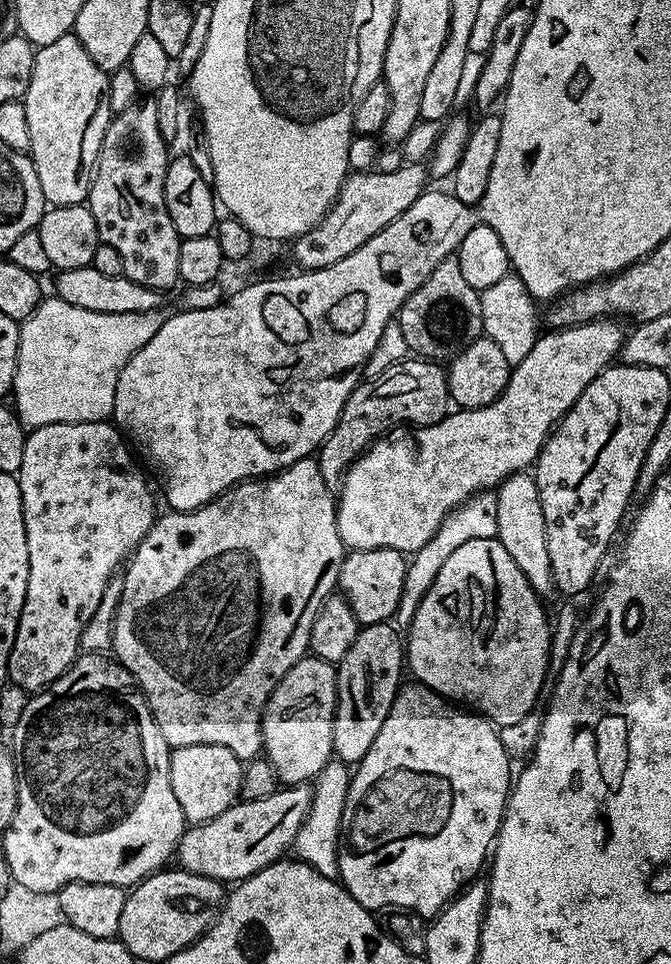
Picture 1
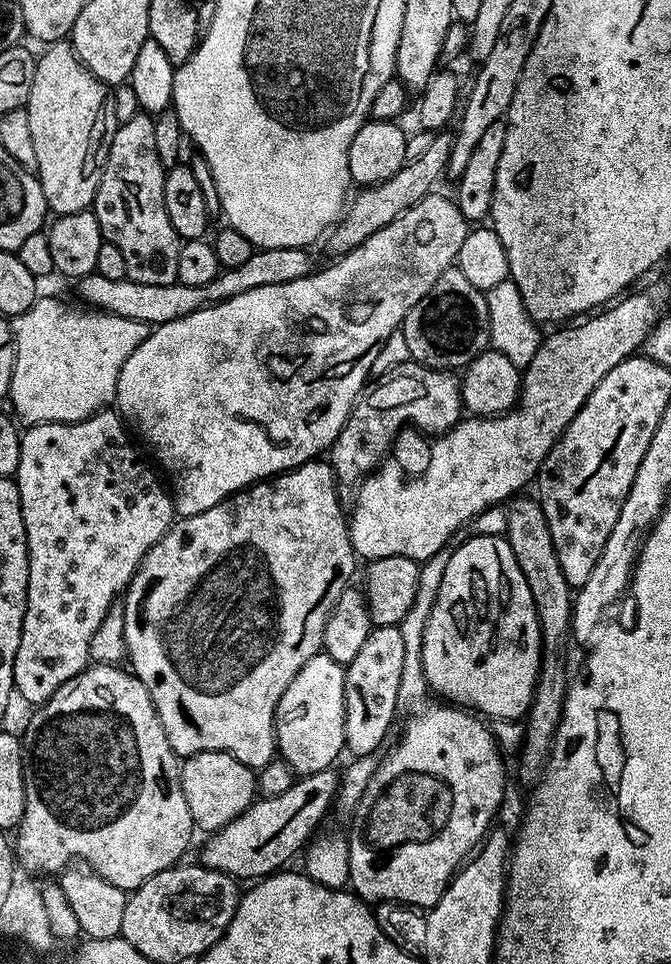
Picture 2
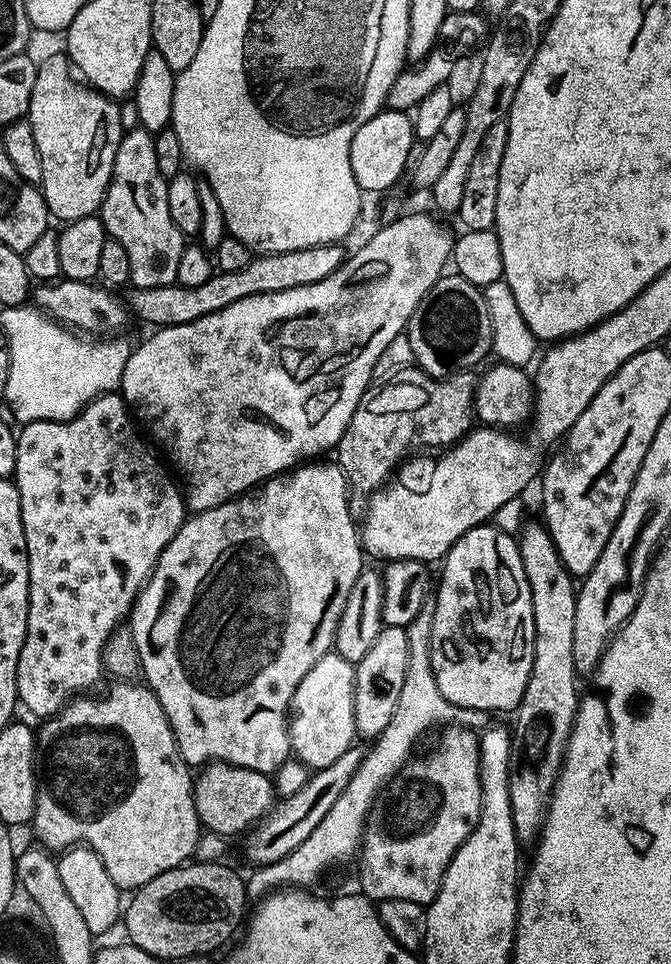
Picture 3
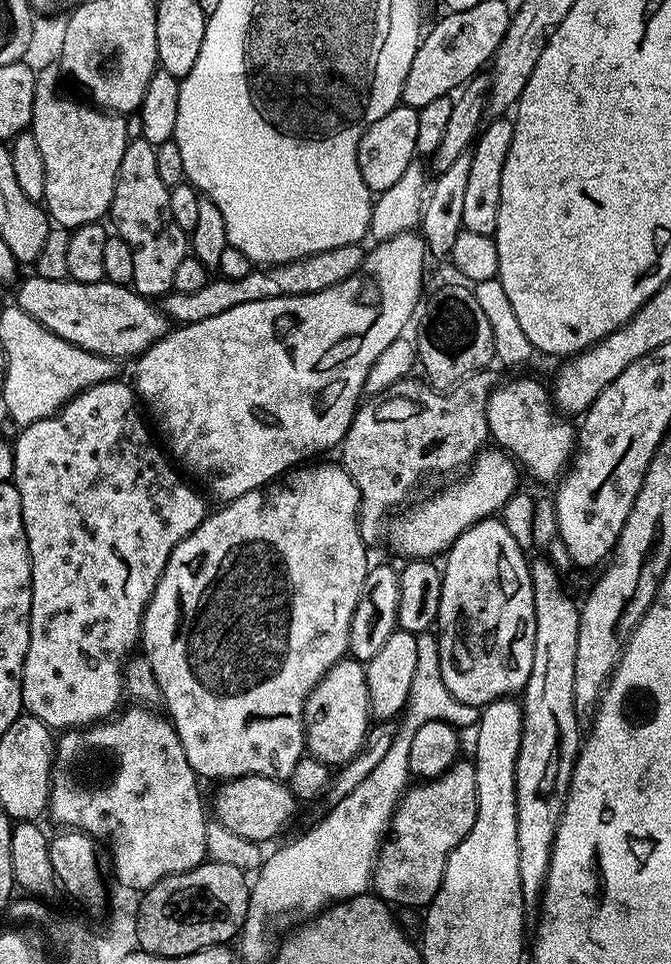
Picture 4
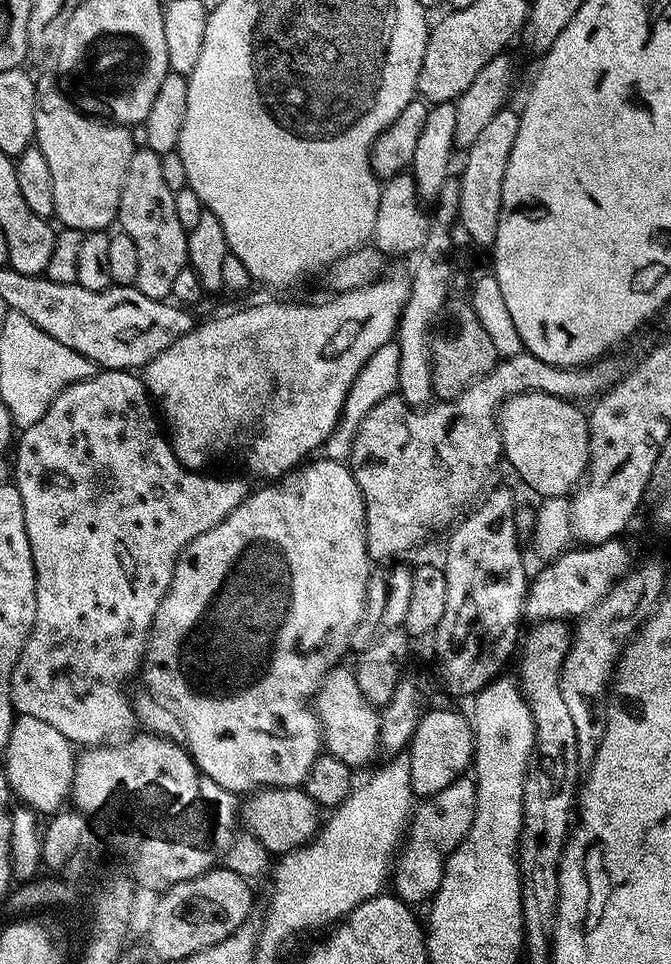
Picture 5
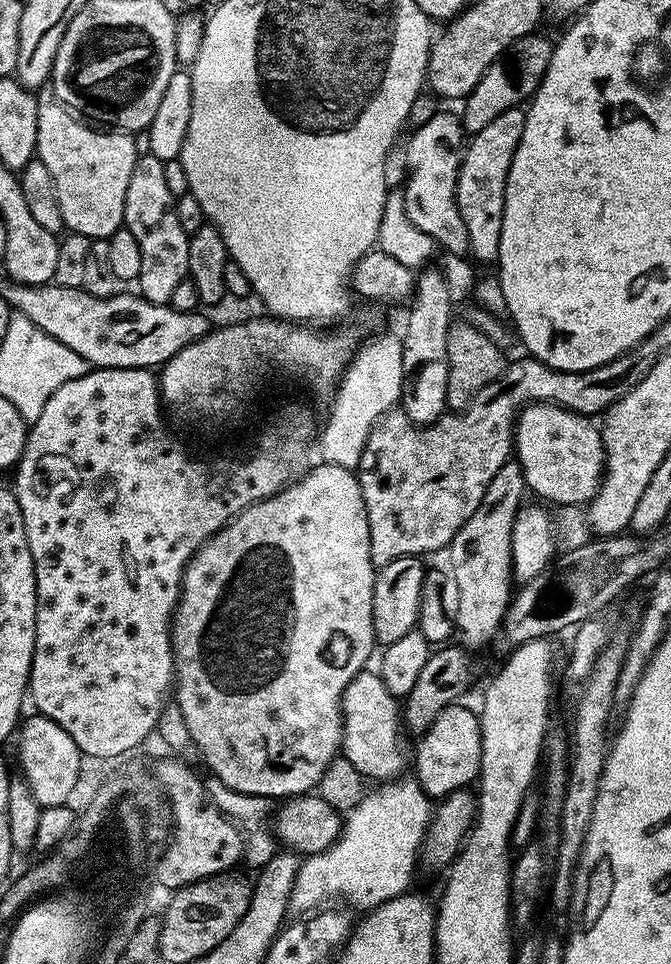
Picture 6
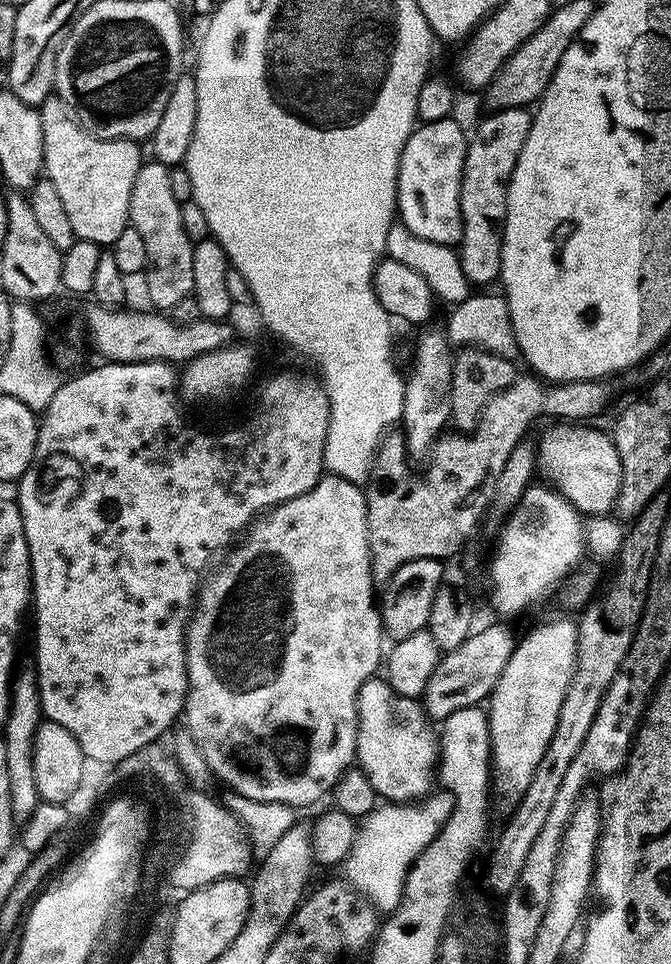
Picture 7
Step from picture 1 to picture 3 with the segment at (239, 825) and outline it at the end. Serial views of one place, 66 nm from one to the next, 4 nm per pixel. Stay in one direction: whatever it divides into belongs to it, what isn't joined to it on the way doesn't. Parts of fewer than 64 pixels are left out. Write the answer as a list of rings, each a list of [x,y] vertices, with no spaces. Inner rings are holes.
[[[353,746],[346,750],[346,754],[342,754],[342,758],[330,762],[330,766],[315,769],[309,775],[306,784],[302,786],[302,790],[293,797],[281,799],[267,816],[263,816],[253,828],[243,833],[244,856],[252,863],[252,866],[273,864],[286,858],[286,854],[290,854],[298,846],[302,846],[302,842],[310,838],[314,826],[318,826],[318,822],[326,818],[330,806],[338,802],[342,790],[346,790],[350,778],[354,778],[354,770],[358,770],[364,754],[363,747]]]

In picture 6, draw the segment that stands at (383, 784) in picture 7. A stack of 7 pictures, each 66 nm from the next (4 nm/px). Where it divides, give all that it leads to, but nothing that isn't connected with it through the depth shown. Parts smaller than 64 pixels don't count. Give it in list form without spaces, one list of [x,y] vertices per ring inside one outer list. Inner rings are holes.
[[[365,670],[353,678],[350,686],[346,686],[344,696],[340,700],[340,713],[344,716],[342,756],[353,764],[358,774],[369,781],[372,779],[376,780],[372,782],[387,782],[397,779],[404,768],[405,733],[402,731],[402,704],[397,697],[390,694],[390,690],[386,690],[379,671]]]

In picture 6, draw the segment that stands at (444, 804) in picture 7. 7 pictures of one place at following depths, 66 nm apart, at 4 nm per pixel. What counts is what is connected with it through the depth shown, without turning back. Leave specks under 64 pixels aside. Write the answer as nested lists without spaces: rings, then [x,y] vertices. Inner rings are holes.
[[[404,779],[373,787],[376,789],[365,794],[343,817],[340,837],[326,851],[300,860],[288,903],[293,913],[311,914],[333,902],[343,902],[349,909],[371,910],[411,889],[408,887],[412,884],[412,870],[418,866],[434,804],[428,801],[429,793],[419,784]]]

